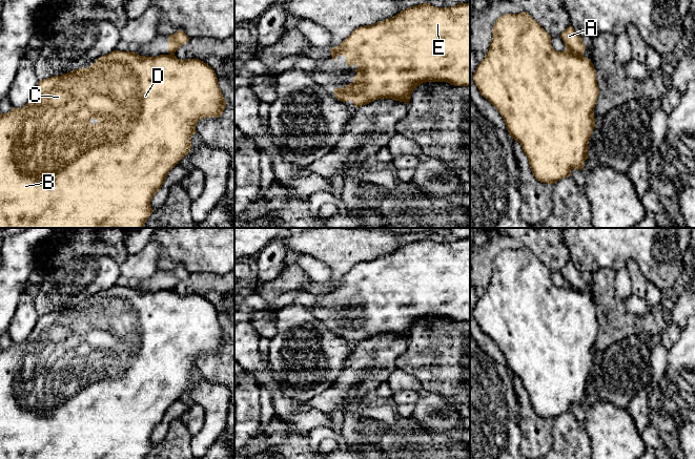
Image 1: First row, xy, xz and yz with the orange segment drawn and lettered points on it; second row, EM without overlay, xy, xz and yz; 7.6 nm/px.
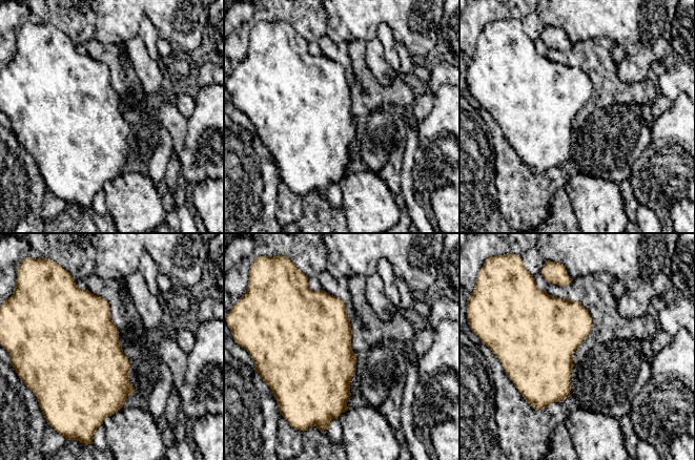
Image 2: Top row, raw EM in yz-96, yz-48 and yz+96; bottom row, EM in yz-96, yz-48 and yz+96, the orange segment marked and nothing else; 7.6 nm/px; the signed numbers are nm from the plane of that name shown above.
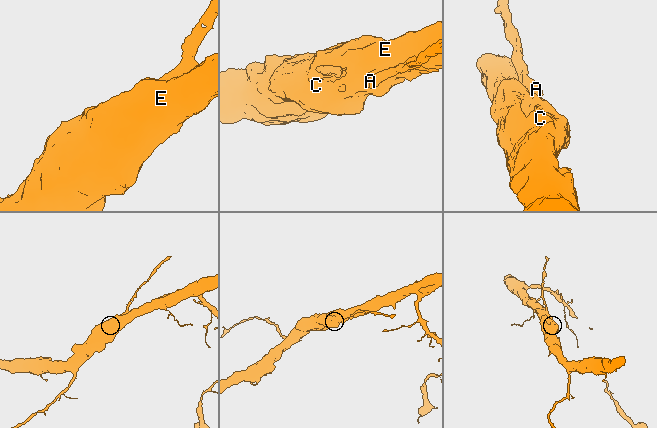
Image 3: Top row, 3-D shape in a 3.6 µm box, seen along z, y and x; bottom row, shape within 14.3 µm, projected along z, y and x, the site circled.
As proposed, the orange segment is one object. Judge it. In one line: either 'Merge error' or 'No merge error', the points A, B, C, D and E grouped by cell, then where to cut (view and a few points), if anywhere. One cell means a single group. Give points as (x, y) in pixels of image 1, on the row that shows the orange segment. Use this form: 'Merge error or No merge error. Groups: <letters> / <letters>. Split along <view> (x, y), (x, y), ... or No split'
Merge error. Groups: A / B C D E. Split along yz (566, 47), (581, 56)

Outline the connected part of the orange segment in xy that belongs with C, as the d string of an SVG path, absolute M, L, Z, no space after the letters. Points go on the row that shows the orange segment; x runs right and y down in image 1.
M114 50L100 57L87 68L77 68L61 76L40 80L38 86L22 108L12 108L7 113L0 113L0 228L143 228L154 212L150 202L161 189L168 172L186 155L191 148L191 137L197 133L196 126L203 118L219 118L226 107L225 99L219 87L214 70L199 59L178 59L175 55L159 55L156 57L139 56L134 51Z

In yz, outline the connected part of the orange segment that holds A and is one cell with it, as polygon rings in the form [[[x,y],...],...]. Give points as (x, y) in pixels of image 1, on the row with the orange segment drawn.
[[[571,25],[561,33],[560,38],[567,49],[579,56],[584,55],[587,47],[582,42],[582,37],[578,36]]]

